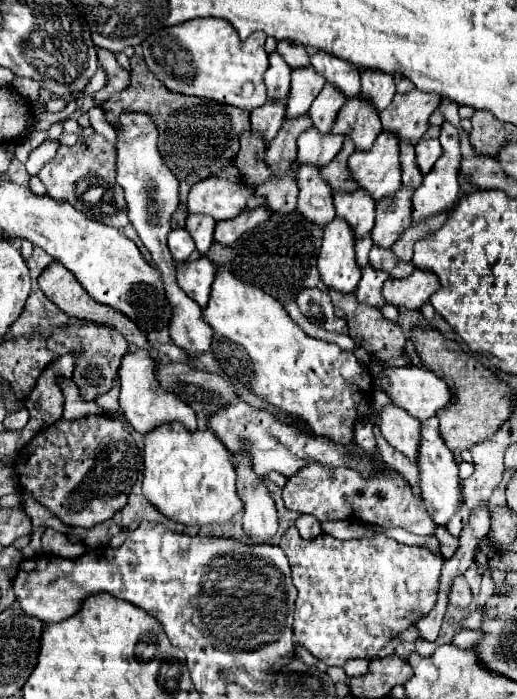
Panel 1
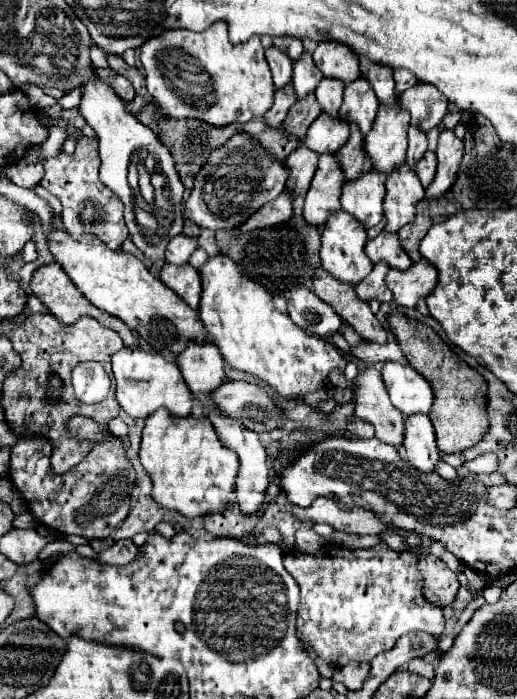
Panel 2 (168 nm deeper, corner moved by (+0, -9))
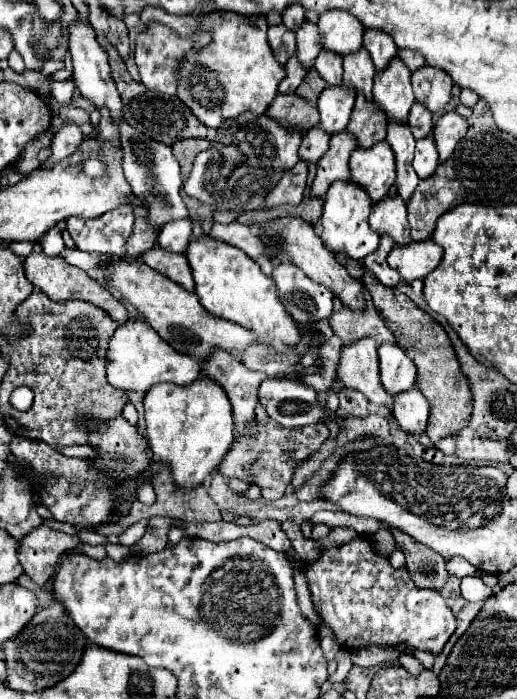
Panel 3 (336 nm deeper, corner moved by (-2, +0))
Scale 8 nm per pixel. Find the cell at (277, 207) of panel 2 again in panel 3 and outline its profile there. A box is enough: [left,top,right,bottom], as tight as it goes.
[264,162,308,208]

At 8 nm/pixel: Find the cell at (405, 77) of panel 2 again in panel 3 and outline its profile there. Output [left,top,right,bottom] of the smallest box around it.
[398,50,426,72]

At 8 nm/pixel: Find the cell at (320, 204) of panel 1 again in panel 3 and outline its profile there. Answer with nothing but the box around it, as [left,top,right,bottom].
[310,132,356,198]

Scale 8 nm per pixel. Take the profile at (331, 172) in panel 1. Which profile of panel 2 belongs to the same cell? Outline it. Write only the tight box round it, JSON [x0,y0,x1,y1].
[336,125,372,179]

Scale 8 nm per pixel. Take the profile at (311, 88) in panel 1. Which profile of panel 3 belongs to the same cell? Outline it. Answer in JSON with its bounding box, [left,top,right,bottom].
[296,22,322,72]

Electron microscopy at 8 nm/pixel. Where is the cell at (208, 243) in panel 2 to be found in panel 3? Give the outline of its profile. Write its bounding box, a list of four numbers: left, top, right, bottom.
[210,222,274,276]

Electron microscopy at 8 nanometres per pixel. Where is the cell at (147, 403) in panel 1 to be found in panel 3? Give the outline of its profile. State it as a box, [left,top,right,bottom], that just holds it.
[106,320,200,394]

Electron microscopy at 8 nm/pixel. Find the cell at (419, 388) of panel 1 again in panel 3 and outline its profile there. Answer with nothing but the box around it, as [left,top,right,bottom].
[378,344,418,396]

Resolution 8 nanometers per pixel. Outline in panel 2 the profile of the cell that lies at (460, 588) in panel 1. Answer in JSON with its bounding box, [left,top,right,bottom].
[416,551,460,605]

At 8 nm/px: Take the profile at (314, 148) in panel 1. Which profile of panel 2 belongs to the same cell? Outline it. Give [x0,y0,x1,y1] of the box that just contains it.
[306,113,348,153]

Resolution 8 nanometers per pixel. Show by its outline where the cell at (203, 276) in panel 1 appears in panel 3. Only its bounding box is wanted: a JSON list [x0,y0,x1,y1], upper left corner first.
[142,248,194,292]

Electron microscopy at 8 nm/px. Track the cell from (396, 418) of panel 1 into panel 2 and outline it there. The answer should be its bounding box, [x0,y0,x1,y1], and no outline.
[354,367,404,445]

